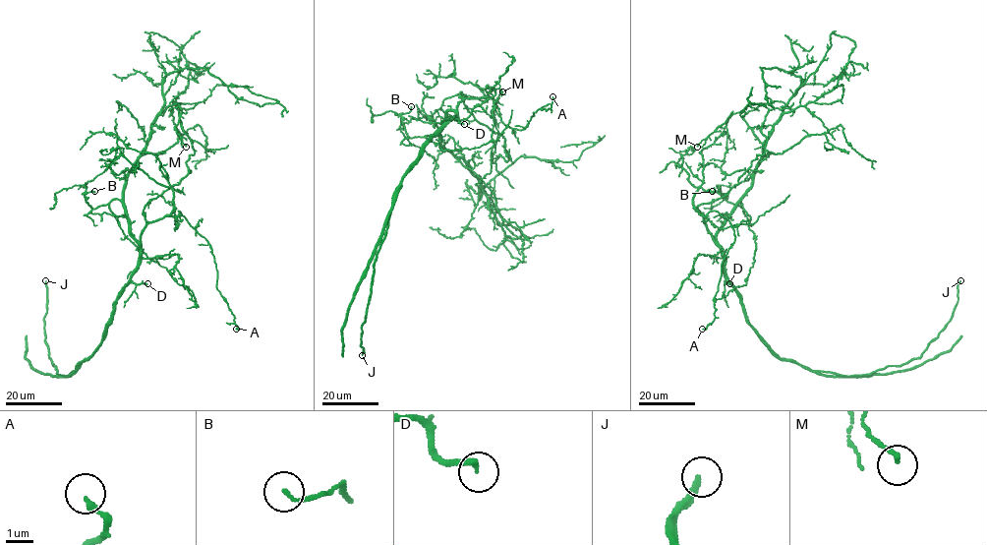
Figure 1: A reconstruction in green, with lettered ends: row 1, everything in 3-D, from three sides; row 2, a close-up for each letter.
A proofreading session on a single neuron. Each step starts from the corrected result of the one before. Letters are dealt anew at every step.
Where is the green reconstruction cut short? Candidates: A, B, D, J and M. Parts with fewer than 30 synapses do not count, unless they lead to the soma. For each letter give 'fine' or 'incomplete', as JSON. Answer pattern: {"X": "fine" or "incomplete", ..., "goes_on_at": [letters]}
{"A": "fine", "B": "fine", "D": "incomplete", "J": "incomplete", "M": "fine", "goes_on_at": ["D", "J"]}

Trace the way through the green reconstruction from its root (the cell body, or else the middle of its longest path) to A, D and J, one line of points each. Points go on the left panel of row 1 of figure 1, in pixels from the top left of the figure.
A: (137, 243), (148, 223), (175, 217), (179, 211), (209, 245), (216, 287), (236, 329)
D: (137, 243), (140, 258), (131, 280), (137, 284), (147, 283)
J: (137, 243), (140, 248), (138, 270), (116, 301), (101, 344), (67, 376), (57, 373), (45, 342), (45, 280)

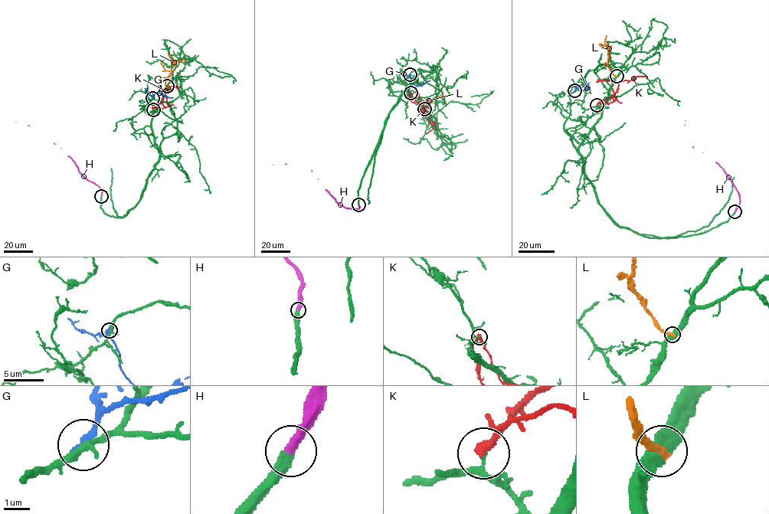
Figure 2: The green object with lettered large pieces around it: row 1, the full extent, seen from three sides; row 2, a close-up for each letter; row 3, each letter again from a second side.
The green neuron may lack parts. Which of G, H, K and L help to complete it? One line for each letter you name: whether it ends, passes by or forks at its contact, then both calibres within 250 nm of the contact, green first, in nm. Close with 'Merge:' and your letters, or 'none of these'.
H: it ends | 440/440 nm
Merge: H

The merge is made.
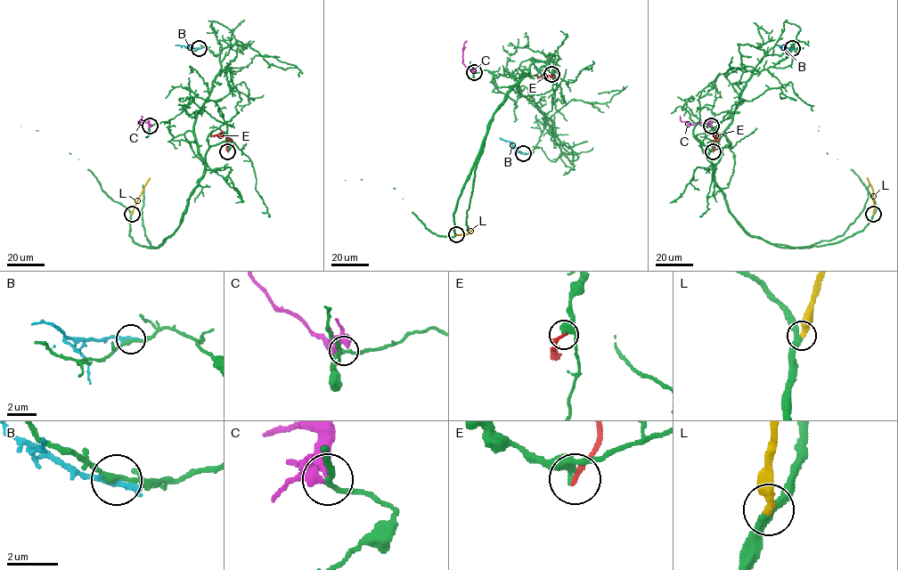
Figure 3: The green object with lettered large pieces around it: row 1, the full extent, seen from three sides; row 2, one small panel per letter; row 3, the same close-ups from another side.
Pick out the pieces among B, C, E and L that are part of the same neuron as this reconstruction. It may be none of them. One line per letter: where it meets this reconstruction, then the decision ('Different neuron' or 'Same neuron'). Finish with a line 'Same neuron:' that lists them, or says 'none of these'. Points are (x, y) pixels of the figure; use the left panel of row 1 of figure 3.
B: Touches green at (199, 48). Different neuron
C: Touches green at (150, 126). Different neuron
E: Touches green at (227, 151). Different neuron
L: Touches green at (132, 214). Same neuron
Same neuron: L

